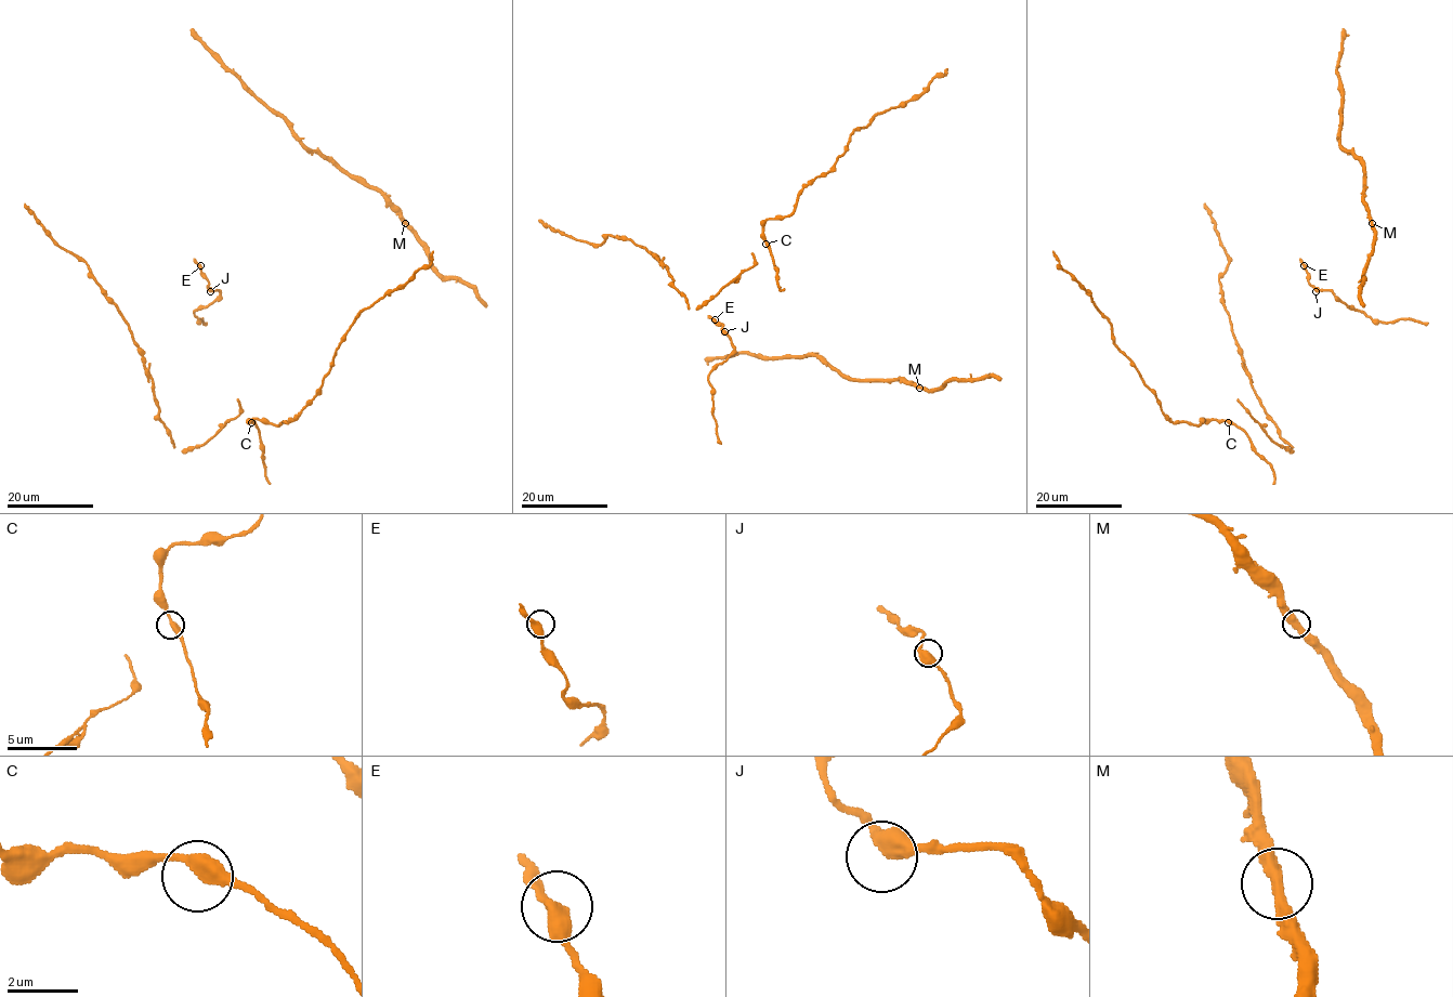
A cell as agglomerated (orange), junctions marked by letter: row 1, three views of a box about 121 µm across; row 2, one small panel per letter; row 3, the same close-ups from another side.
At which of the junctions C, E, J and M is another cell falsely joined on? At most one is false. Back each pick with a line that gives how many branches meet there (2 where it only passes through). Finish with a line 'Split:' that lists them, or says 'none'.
Split: none

